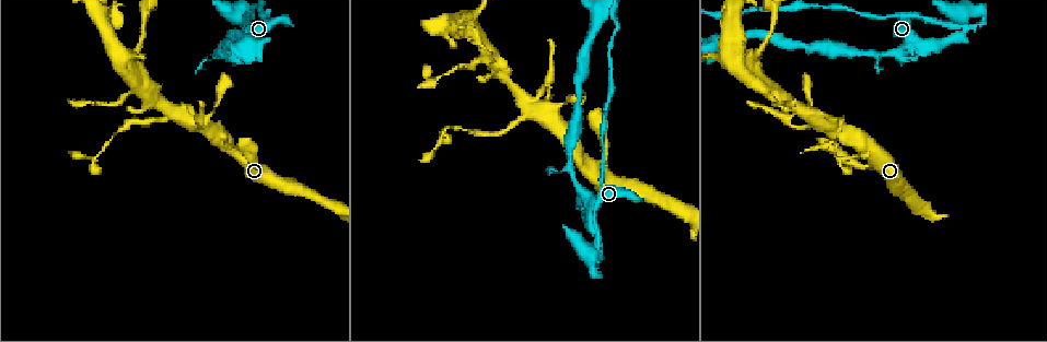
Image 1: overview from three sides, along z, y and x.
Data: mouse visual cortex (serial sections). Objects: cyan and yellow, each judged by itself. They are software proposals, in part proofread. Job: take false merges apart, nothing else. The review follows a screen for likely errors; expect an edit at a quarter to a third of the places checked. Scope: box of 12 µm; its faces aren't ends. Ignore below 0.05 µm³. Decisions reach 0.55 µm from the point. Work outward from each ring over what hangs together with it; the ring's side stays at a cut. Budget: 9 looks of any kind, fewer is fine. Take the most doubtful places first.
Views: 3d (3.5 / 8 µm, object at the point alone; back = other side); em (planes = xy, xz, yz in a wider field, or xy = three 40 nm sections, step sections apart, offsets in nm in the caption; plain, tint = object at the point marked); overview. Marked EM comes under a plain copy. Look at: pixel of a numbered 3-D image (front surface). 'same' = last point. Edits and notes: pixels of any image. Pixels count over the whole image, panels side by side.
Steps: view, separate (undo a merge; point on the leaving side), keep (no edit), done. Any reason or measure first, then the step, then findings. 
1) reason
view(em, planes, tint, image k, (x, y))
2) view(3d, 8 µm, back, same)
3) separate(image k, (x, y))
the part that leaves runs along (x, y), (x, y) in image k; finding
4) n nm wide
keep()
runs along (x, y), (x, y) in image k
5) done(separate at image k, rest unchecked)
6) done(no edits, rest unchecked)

branch point
view(3d, 3.5 µm, image 1, (955, 37))

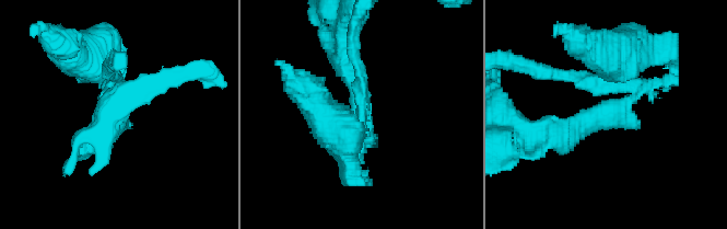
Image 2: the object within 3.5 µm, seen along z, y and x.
view(em, xy, step 2, tint, image 2, (605, 112))

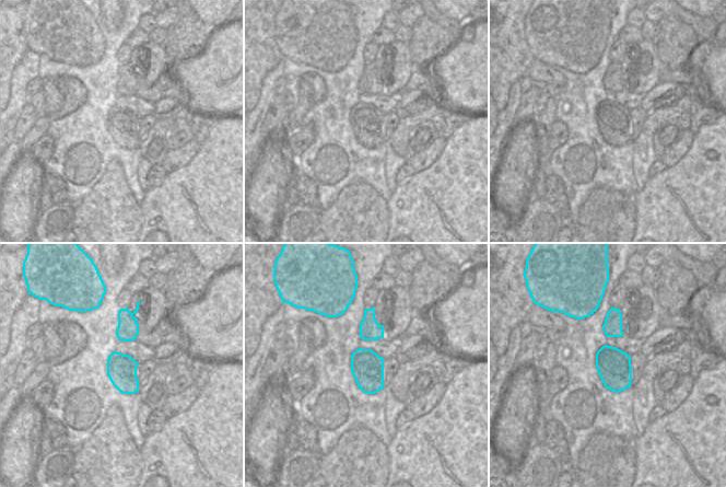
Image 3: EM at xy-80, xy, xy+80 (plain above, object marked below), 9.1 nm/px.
300 nm wide
separate(image 2, (631, 73))
the part that leaves runs along (624, 90), (617, 60), (577, 39) in image 2; a second cell is stuck on

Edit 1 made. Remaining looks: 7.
redraw
view(overview)

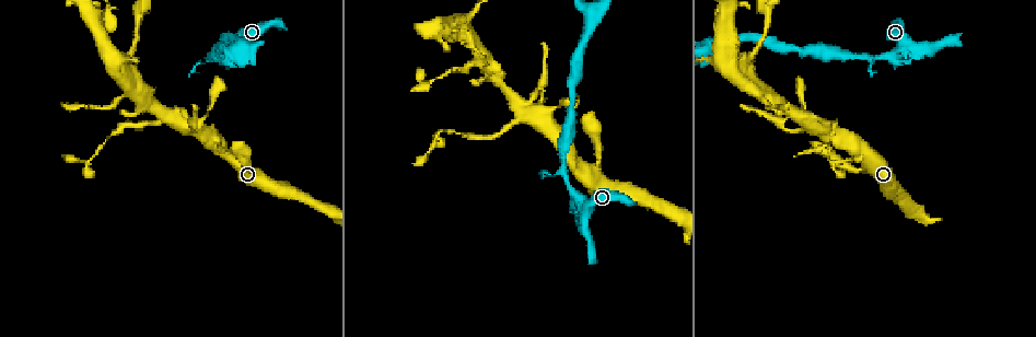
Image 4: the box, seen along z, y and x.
thick turns thin
view(3d, 3.5 µm, image 4, (522, 117))

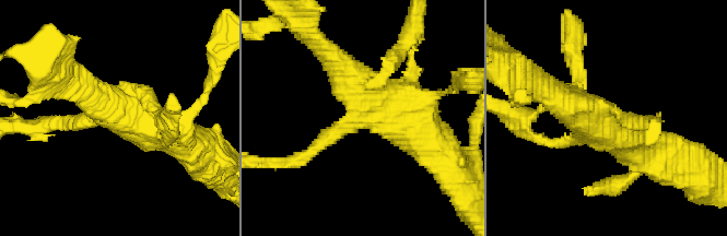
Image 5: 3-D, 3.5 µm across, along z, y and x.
now the EM
view(em, xy, step 3, tint, image 5, (608, 114))

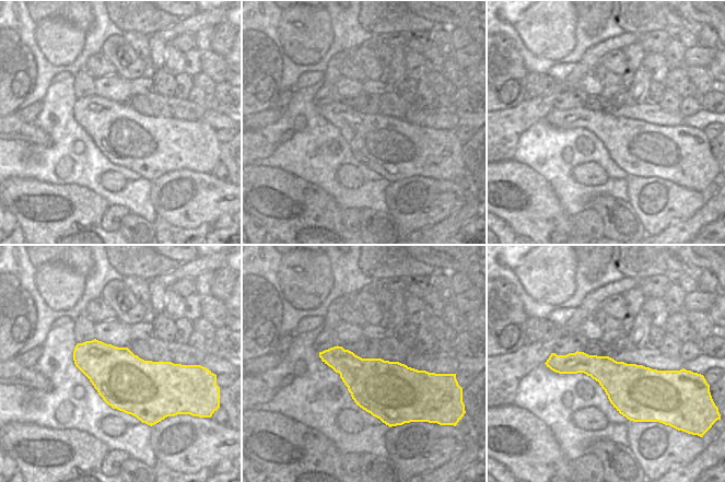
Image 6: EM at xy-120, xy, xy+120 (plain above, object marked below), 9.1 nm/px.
view(em, xy, step 2, tint, same)

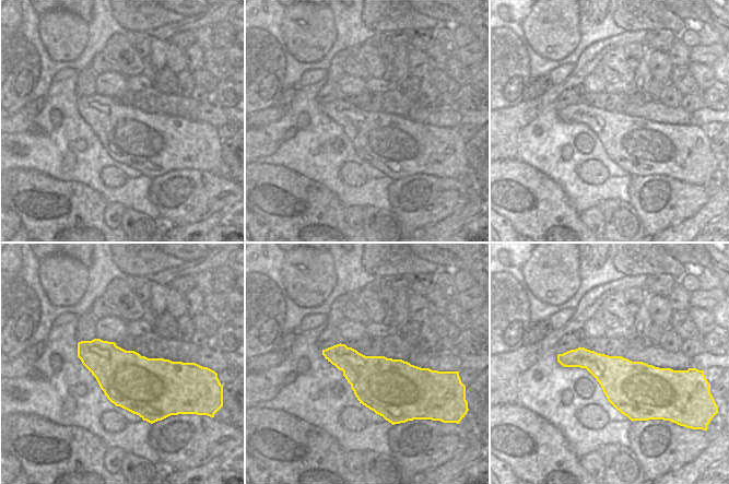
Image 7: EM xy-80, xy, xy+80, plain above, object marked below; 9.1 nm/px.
keep()
runs along (432, 142), (331, 56) in image 5; one cell here

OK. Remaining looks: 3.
sharp bend
view(3d, 3.5 µm, image 4, (439, 133))

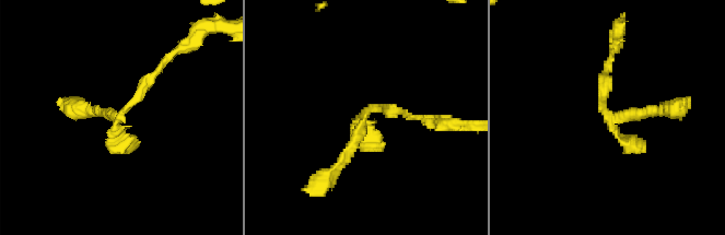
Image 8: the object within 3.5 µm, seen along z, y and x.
view(em, xy, step 5, tint, image 8, (605, 116))

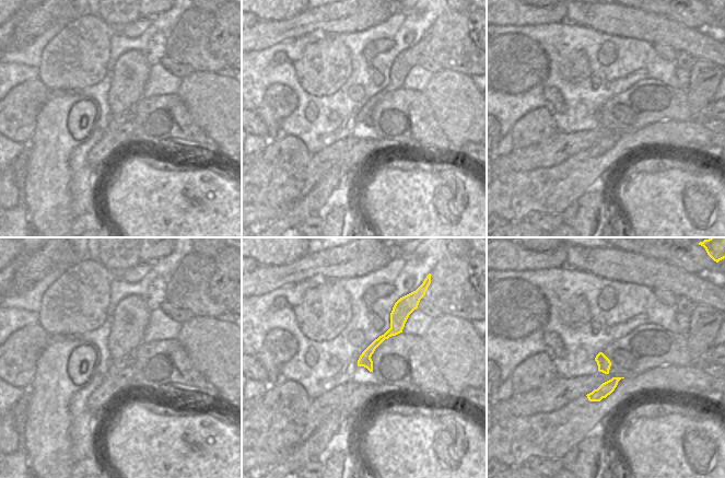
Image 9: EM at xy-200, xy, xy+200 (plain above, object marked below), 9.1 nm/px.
view(em, xy, step 3, tint, same)

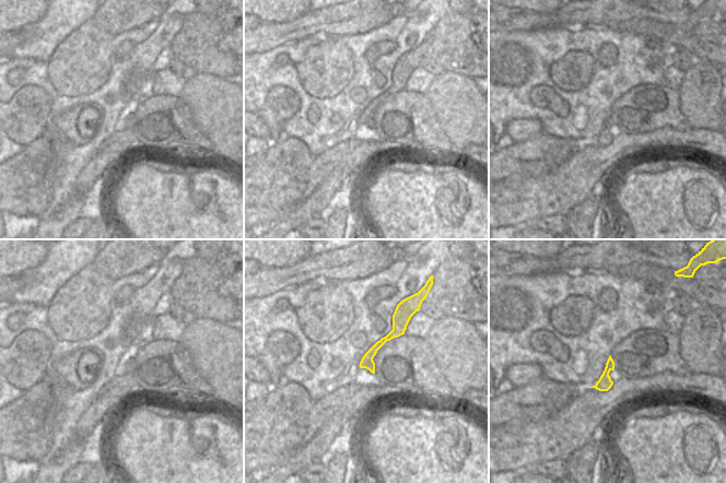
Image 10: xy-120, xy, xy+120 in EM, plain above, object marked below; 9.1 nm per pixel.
keep()
runs along (165, 57), (118, 120), (88, 110) in image 8; continuous, no second cell

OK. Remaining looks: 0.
done(separate at image 2, rest unchecked)

